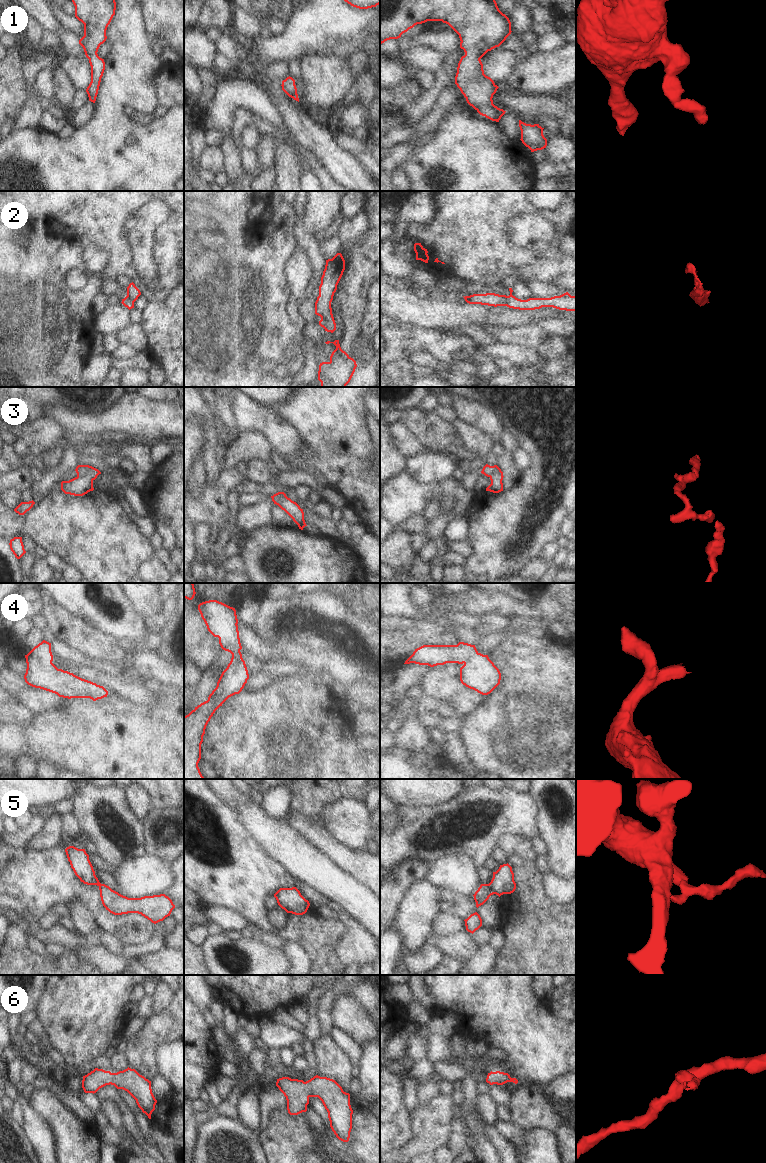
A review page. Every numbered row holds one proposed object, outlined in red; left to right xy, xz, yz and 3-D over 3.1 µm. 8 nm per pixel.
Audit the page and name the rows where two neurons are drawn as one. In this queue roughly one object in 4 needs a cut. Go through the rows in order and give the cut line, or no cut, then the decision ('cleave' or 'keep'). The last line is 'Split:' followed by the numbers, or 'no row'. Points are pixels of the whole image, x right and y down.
1: no cut; keep
2: cut in yz along (511, 294), (505, 305); cleave
3: no cut; keep
4: no cut; keep
5: cut in yz along (488, 884), (495, 893); cleave
6: no cut; keep
Split: 2, 5

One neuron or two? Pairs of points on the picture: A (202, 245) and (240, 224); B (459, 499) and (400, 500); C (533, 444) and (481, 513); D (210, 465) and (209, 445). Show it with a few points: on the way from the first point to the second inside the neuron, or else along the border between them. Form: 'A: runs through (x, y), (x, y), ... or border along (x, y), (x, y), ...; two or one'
A: border along (222, 243), (220, 258), (194, 257); two
B: runs through (444, 494), (420, 494), (415, 496); one
C: runs through (537, 466), (537, 476), (503, 510); one
D: runs through (210, 460), (209, 450); one

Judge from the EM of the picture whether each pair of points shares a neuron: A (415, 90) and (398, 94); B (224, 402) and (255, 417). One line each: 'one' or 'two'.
A: one
B: two

